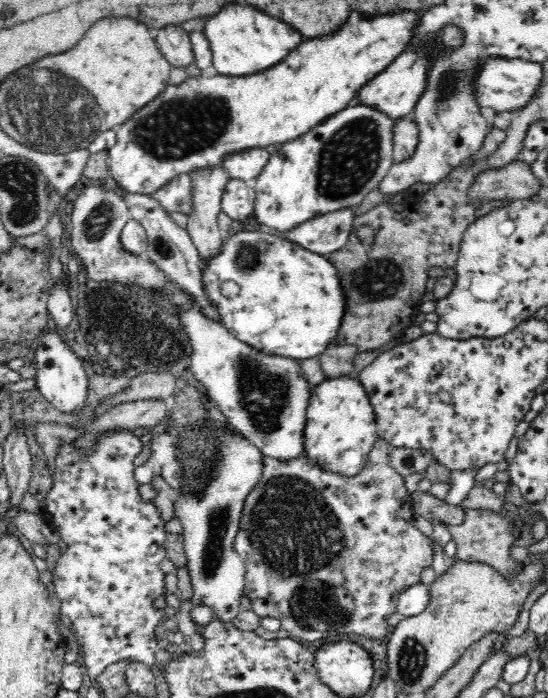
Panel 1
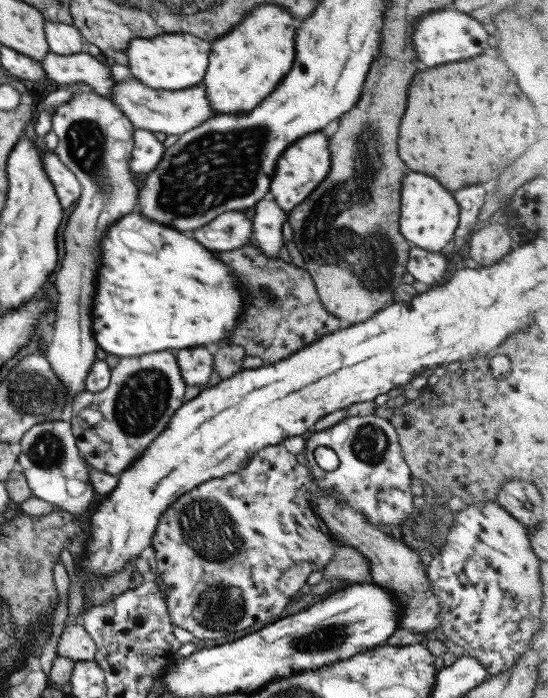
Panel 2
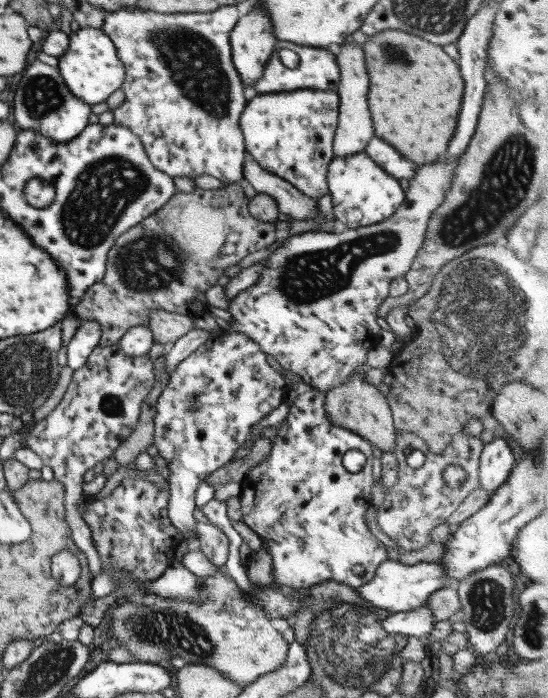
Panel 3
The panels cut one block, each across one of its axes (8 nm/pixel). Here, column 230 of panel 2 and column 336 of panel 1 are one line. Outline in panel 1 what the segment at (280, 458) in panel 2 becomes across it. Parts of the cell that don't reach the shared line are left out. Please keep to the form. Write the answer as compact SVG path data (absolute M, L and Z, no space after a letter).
M378 437L372 450L368 455L368 462L356 476L337 475L319 467L317 463L308 457L292 458L292 460L276 460L269 456L262 456L262 476L258 484L252 488L244 501L242 518L238 534L234 540L235 552L244 560L246 570L246 587L243 596L251 601L251 610L261 619L271 617L281 622L281 628L290 633L291 639L302 638L308 642L320 640L320 638L330 638L336 634L360 634L368 638L382 640L384 636L389 636L388 622L390 614L397 612L397 602L400 594L421 582L420 576L424 569L432 566L434 560L434 545L436 540L426 537L424 532L418 531L414 526L413 502L411 494L406 491L404 477L396 472L391 465L391 452L393 446L388 441Z

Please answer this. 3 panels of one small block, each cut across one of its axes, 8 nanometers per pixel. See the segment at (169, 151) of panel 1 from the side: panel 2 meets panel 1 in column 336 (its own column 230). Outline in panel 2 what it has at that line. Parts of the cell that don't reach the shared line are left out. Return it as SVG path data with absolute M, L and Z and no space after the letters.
M260 4L258 8L252 8L252 12L238 26L232 28L232 32L212 41L208 69L201 84L206 88L206 98L213 114L242 114L254 110L260 102L264 102L264 98L276 90L276 84L282 82L284 76L292 69L295 59L295 36L294 18L288 10L276 4Z

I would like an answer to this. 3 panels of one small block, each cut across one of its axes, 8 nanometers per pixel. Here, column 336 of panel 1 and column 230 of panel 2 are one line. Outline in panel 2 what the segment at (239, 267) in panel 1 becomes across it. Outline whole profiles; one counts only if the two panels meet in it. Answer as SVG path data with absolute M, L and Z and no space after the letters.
M135 210L132 214L122 217L111 224L100 241L102 256L100 256L100 268L96 276L96 298L94 298L94 308L92 308L92 328L98 347L107 354L114 354L119 358L142 356L152 352L162 352L164 350L177 351L184 348L196 348L198 346L207 347L211 350L223 346L224 339L231 335L236 328L238 319L243 313L244 295L240 292L240 287L236 288L236 279L232 278L232 270L228 270L212 250L200 246L189 234L181 233L169 226L150 220L142 216Z

